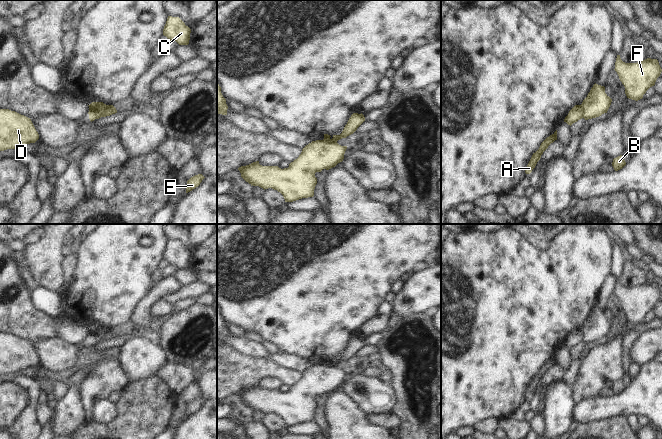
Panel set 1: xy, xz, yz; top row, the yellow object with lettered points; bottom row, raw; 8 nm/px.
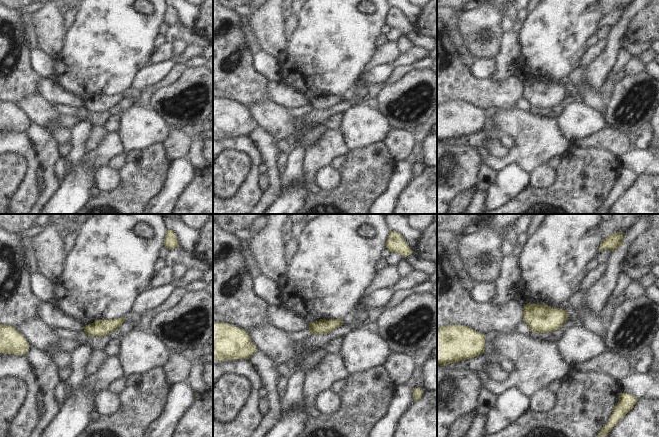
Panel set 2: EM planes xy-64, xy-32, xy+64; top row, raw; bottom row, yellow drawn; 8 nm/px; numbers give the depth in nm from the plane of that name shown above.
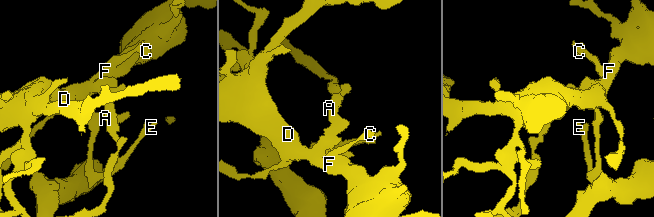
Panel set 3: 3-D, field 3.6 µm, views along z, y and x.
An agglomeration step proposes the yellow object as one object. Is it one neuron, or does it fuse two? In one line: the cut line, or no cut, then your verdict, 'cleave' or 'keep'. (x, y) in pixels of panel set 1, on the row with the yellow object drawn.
xy (107, 105), (101, 105), (93, 109), (97, 115), (96, 118) | cleave

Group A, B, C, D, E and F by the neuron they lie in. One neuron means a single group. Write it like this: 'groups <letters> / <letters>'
groups A / B C D E F

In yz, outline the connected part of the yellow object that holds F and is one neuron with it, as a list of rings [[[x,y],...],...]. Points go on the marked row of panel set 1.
[[[617,55],[614,69],[625,87],[627,98],[638,101],[655,85],[662,69],[657,59],[647,58],[637,63],[625,63]]]

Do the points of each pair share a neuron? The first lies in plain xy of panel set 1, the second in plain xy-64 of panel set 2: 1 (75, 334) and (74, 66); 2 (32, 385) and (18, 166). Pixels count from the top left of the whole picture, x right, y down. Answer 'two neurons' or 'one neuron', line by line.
1: two neurons
2: two neurons

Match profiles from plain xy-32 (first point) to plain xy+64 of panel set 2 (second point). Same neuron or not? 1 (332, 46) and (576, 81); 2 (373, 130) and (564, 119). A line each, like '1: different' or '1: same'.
1: different
2: same

